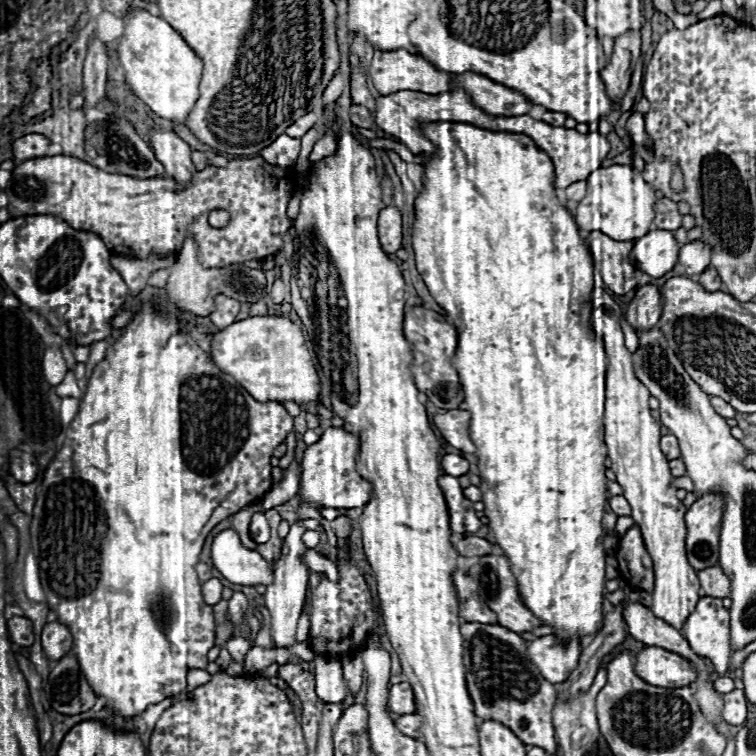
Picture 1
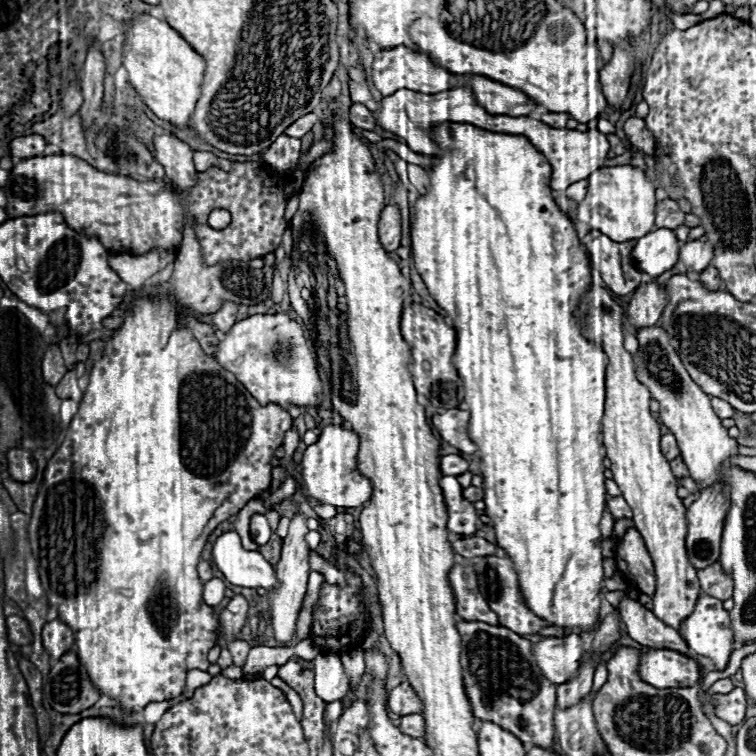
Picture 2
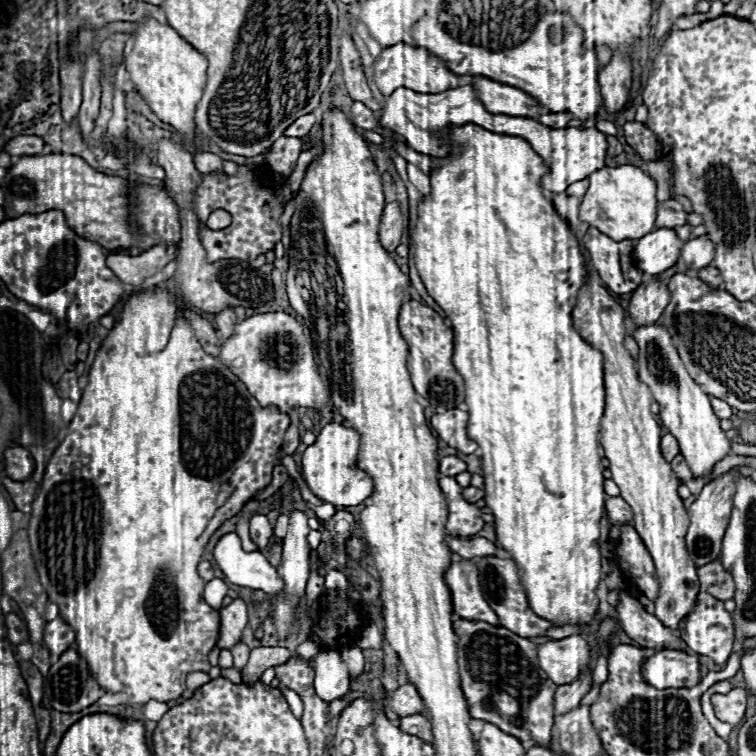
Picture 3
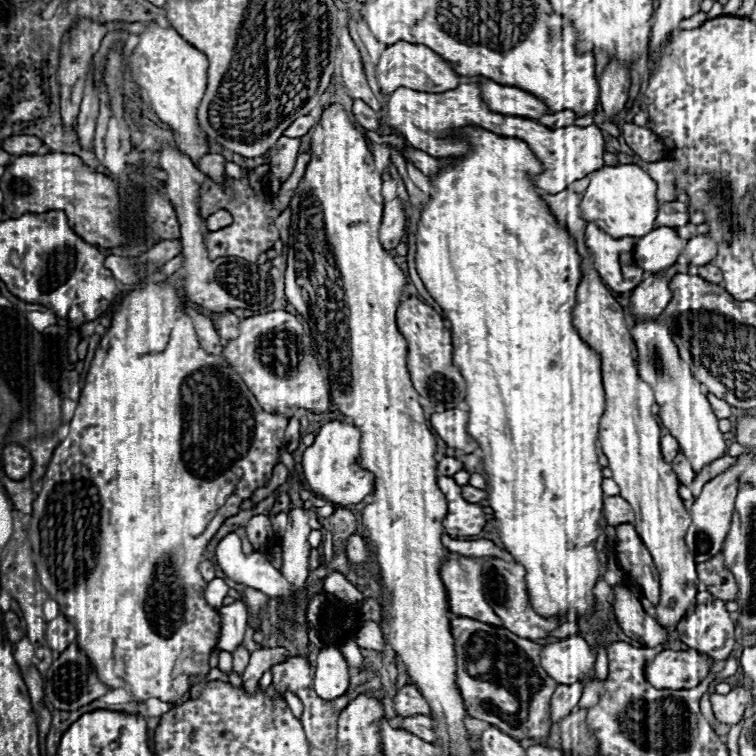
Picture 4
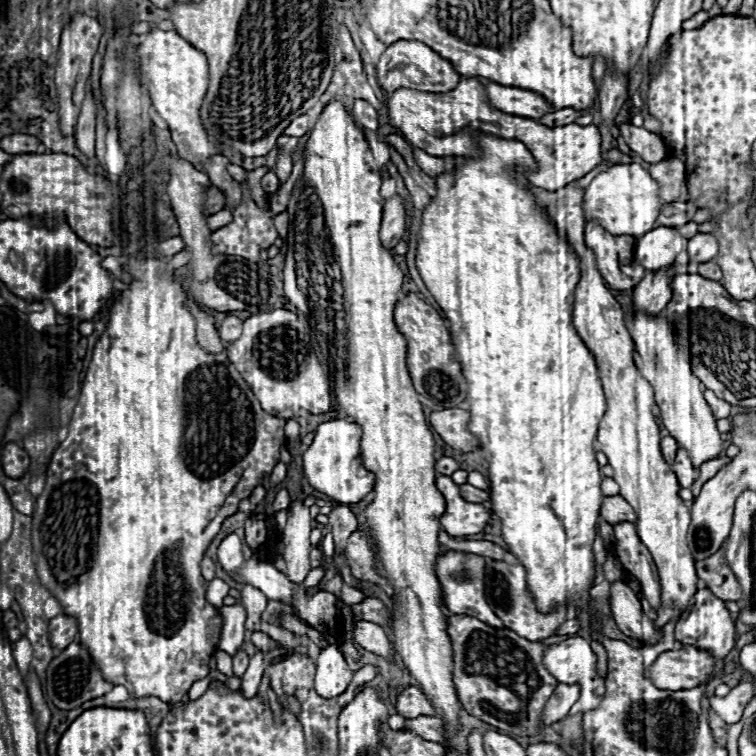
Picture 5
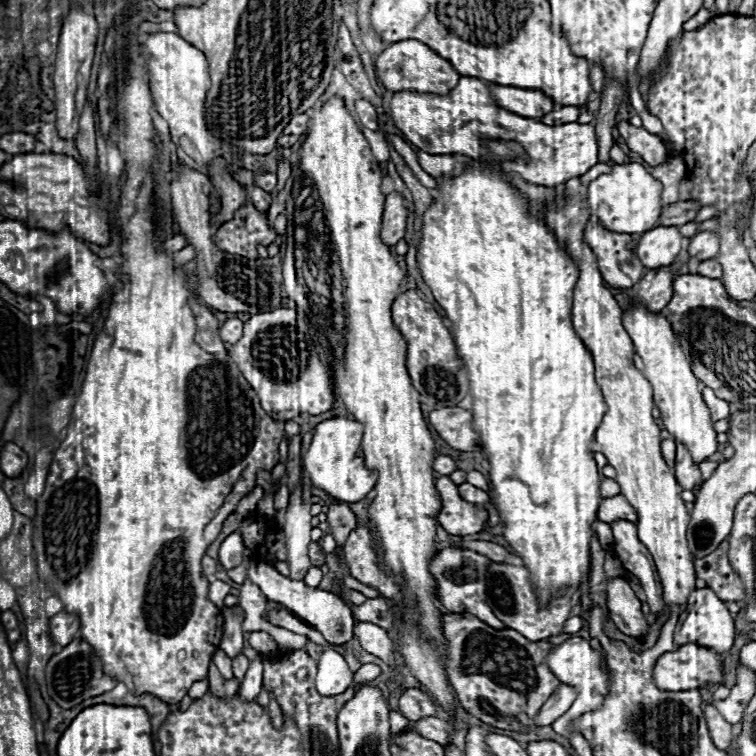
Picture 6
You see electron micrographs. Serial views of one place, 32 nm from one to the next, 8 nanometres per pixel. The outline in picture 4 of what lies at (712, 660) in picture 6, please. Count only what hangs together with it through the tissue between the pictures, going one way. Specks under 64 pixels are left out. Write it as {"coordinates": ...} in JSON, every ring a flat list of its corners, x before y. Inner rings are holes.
{"coordinates":[[664,650,646,664,646,678,654,688,694,688,710,672,710,662,696,650]]}

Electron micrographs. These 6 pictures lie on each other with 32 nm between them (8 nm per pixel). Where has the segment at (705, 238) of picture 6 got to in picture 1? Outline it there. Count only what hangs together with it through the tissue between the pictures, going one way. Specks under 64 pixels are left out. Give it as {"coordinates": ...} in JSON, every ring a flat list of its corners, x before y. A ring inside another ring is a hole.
{"coordinates":[[694,240,688,242,680,248,680,258,678,262,686,268,686,276,698,276,702,274,708,264,710,264,710,250,708,246,704,246,704,242]]}

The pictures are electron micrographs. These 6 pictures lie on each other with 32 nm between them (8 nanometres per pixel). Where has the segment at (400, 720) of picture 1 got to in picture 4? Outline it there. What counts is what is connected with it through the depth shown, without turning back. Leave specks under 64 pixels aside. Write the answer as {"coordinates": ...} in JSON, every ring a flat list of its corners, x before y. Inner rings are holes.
{"coordinates":[[408,716,408,718,402,718,402,730,410,732,410,734,416,734,418,738,426,740,426,742,434,742,436,740,436,734,434,734,434,720,428,718,428,716]]}

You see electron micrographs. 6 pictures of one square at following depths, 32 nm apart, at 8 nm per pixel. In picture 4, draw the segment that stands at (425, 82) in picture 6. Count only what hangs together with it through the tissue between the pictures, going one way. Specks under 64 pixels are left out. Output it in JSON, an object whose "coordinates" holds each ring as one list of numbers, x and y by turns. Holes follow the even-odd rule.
{"coordinates":[[396,42,382,52,382,56,376,64,376,80,384,94,392,94,400,86,412,88,418,92,440,94,440,92,452,90,460,84,460,76,438,54,432,54,432,50,428,50,426,46,408,44,408,42]]}

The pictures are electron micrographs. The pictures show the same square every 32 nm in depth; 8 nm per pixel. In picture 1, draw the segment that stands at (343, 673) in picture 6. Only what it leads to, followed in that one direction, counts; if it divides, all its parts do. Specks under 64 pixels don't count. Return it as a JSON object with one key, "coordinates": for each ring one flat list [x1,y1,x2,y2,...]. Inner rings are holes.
{"coordinates":[[316,658,316,694,328,702,338,704,346,698,348,688,342,676,342,664,336,658]]}

